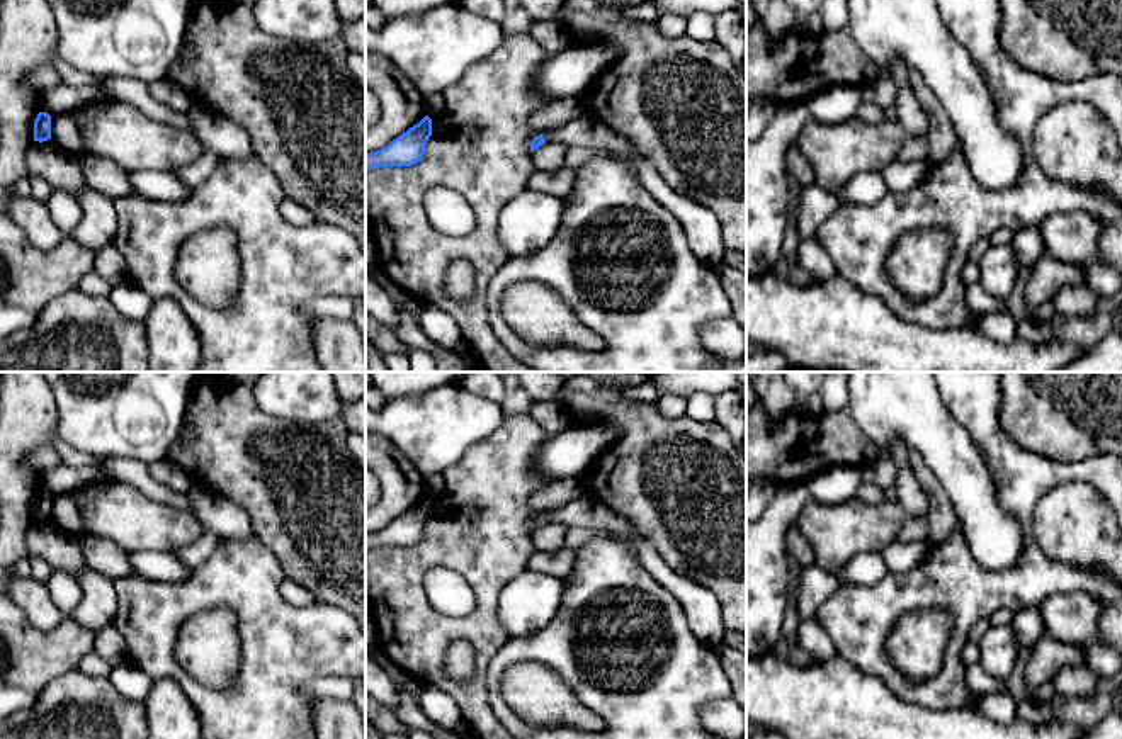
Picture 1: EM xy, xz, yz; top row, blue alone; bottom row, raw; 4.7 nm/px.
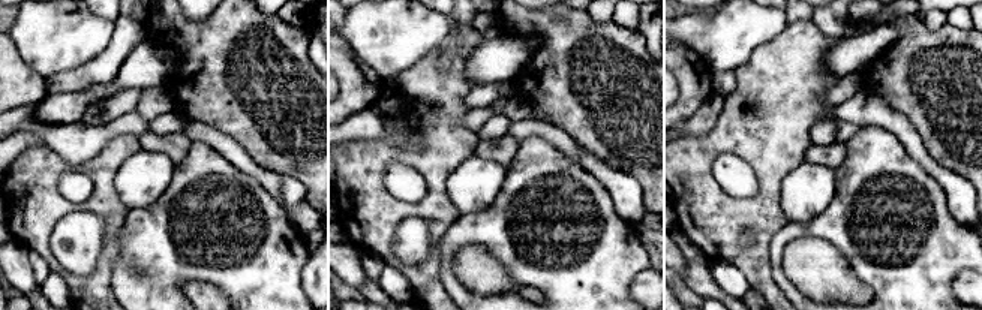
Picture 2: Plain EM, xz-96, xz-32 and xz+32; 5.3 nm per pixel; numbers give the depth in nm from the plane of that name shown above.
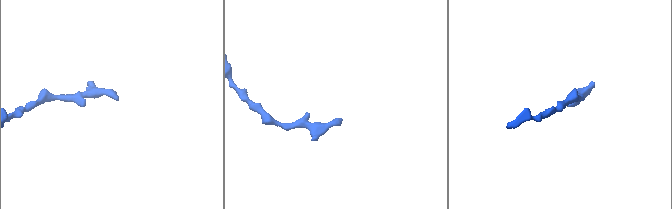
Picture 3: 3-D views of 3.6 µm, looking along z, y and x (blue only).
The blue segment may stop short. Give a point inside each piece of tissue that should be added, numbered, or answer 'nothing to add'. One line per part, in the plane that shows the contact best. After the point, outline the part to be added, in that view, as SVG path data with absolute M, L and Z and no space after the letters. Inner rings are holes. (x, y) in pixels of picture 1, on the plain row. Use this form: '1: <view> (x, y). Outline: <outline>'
1: xz (702, 609). Outline: M583 494L554 511L542 513L542 516L546 523L558 522L573 528L612 532L629 539L638 547L641 566L682 603L692 634L706 644L721 644L724 623L717 596L668 567L654 547L605 503L590 494Z

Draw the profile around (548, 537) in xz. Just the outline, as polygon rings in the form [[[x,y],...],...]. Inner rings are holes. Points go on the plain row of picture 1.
[[[558,522],[544,523],[530,533],[532,544],[539,552],[554,552],[564,544],[568,527]]]

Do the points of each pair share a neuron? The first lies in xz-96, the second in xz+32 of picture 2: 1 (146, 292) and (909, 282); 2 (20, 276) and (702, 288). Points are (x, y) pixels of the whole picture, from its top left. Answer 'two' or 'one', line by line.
1: one
2: two

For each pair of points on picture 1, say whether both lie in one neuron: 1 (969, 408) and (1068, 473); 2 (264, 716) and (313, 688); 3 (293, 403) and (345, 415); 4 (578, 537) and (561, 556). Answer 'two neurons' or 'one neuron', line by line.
1: one neuron
2: two neurons
3: one neuron
4: two neurons

